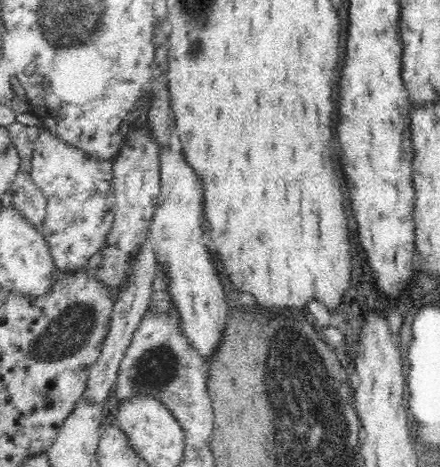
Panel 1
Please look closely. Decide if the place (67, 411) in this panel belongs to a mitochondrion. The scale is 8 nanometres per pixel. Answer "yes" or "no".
no

